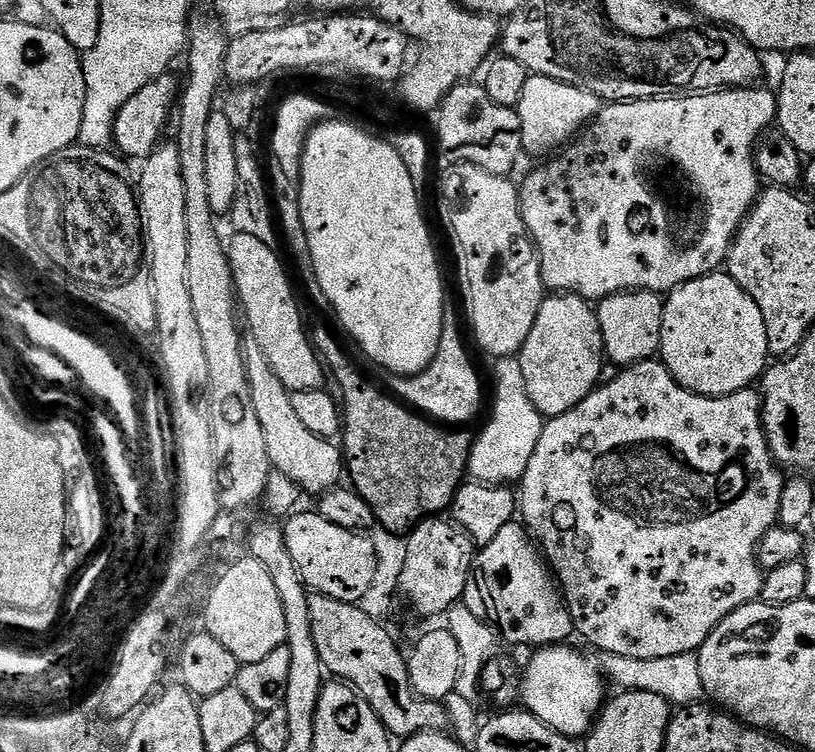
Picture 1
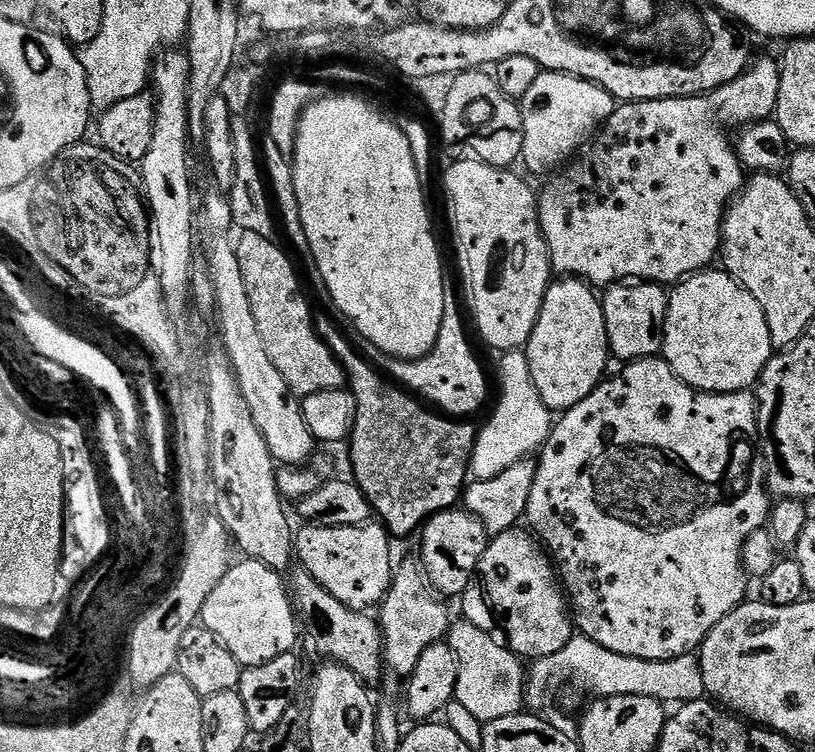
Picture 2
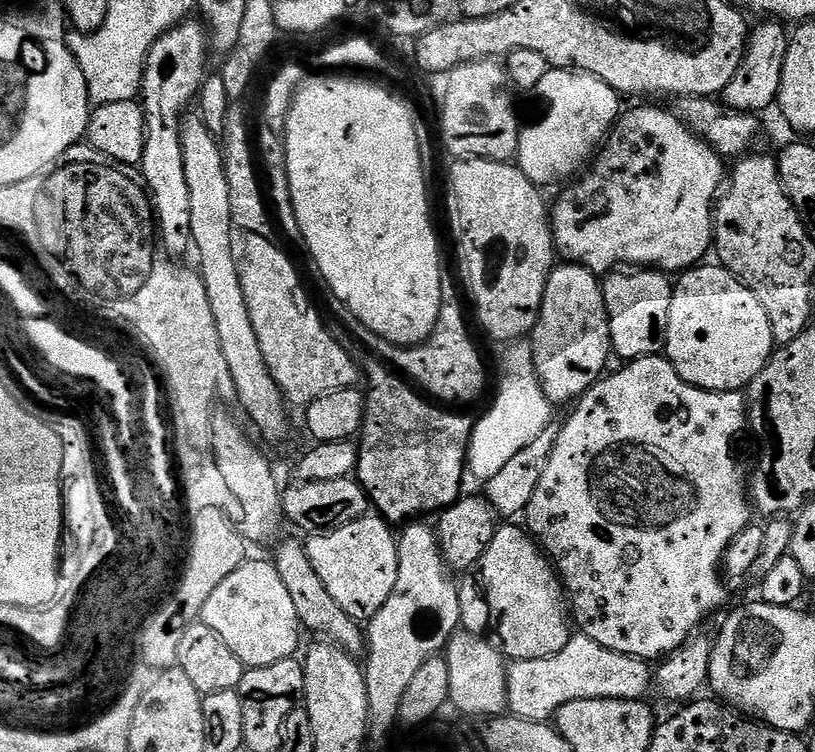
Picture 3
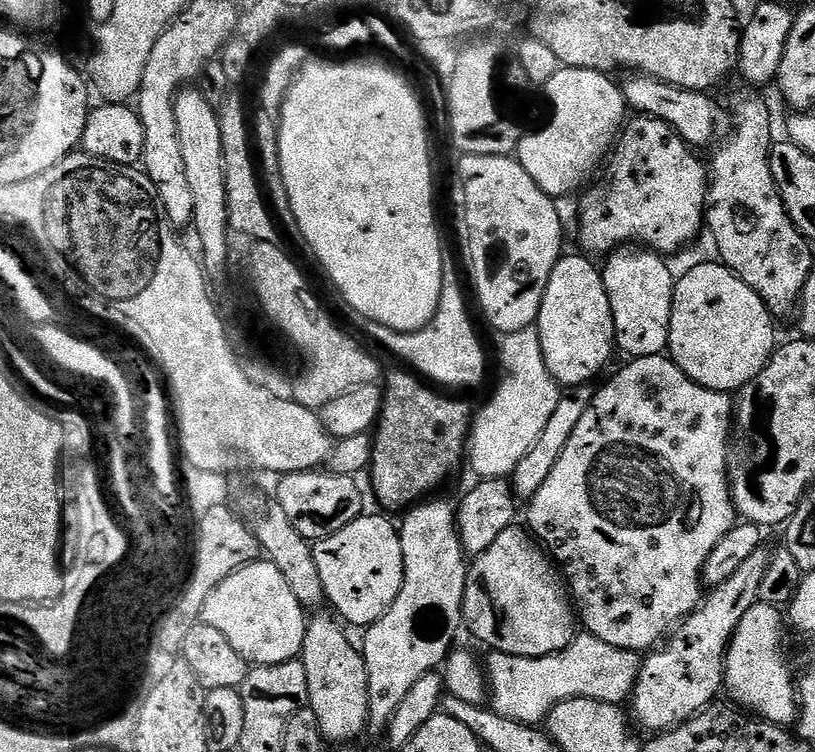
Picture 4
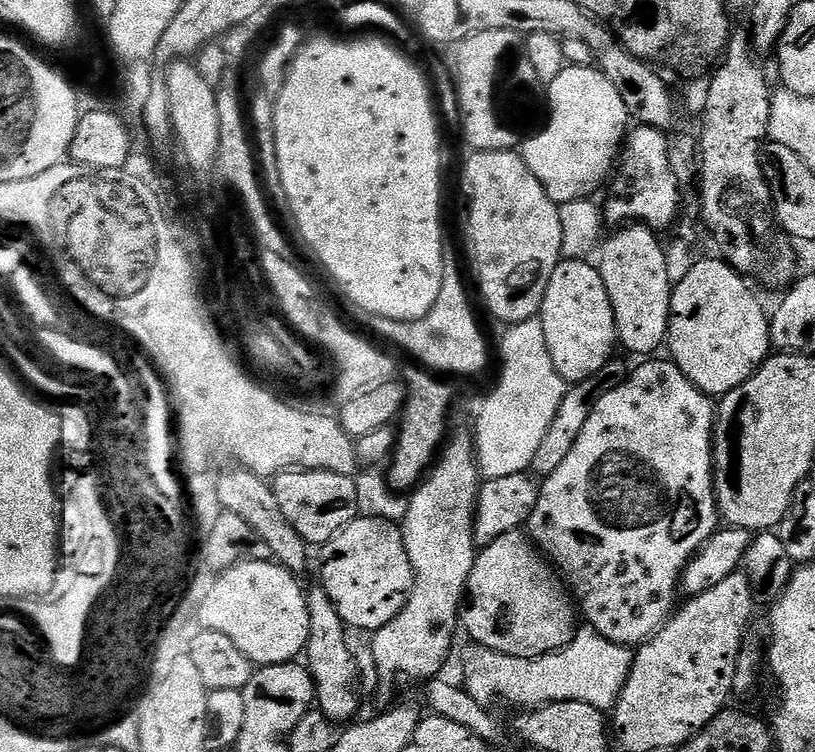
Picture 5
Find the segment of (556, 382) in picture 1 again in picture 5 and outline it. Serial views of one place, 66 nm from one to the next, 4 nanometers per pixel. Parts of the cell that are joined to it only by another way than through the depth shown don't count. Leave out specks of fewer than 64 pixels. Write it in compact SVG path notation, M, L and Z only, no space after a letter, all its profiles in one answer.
M561 259L560 265L550 274L550 282L546 286L544 301L538 313L538 319L542 322L542 330L546 334L546 350L550 350L550 362L554 362L554 370L569 385L582 382L602 366L606 366L613 359L617 351L616 323L614 322L614 306L610 306L610 294L606 294L606 282L602 282L602 274L595 263L587 259L578 260Z

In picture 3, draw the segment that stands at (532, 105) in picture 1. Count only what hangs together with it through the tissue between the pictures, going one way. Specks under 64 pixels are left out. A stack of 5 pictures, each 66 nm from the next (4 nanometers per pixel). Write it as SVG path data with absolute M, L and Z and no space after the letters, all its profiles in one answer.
M566 68L549 70L546 78L542 78L538 96L548 103L548 113L533 128L525 127L521 131L515 159L530 182L545 186L555 180L567 181L575 177L593 159L594 153L603 145L612 131L612 125L621 115L622 107L621 97L606 82L589 72Z

